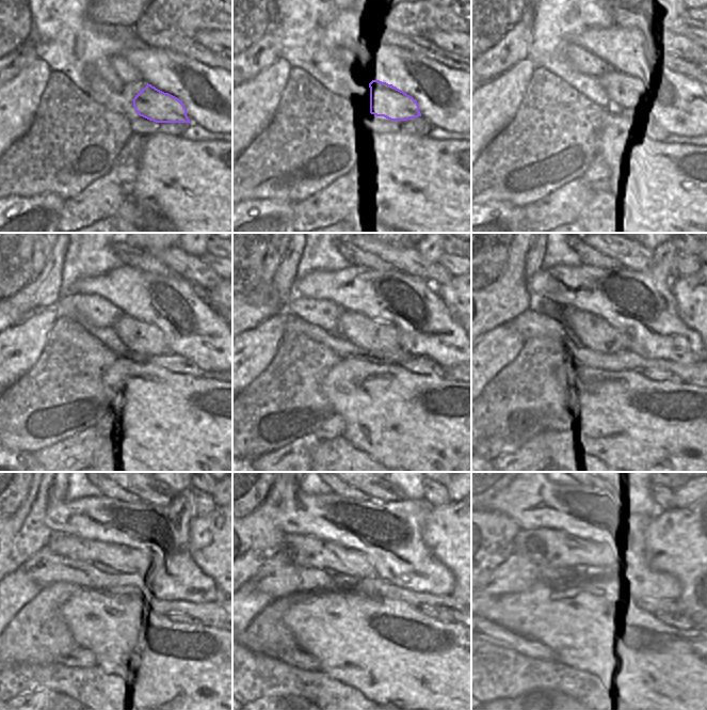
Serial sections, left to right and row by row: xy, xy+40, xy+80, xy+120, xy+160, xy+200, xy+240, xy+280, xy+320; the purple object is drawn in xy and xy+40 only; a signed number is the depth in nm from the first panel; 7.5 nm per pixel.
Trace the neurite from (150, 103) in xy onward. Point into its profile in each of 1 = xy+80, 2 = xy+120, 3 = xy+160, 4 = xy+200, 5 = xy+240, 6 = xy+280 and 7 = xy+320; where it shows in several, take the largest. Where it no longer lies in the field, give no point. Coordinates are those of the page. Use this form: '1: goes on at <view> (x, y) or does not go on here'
1: goes on at xy+80 (625, 98)
2: goes on at xy+120 (144, 338)
3: goes on at xy+160 (360, 330)
4: goes on at xy+200 (585, 329)
5: goes on at xy+240 (109, 567)
6: goes on at xy+280 (346, 566)
7: goes on at xy+320 (551, 549)

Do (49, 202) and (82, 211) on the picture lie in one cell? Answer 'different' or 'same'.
different

